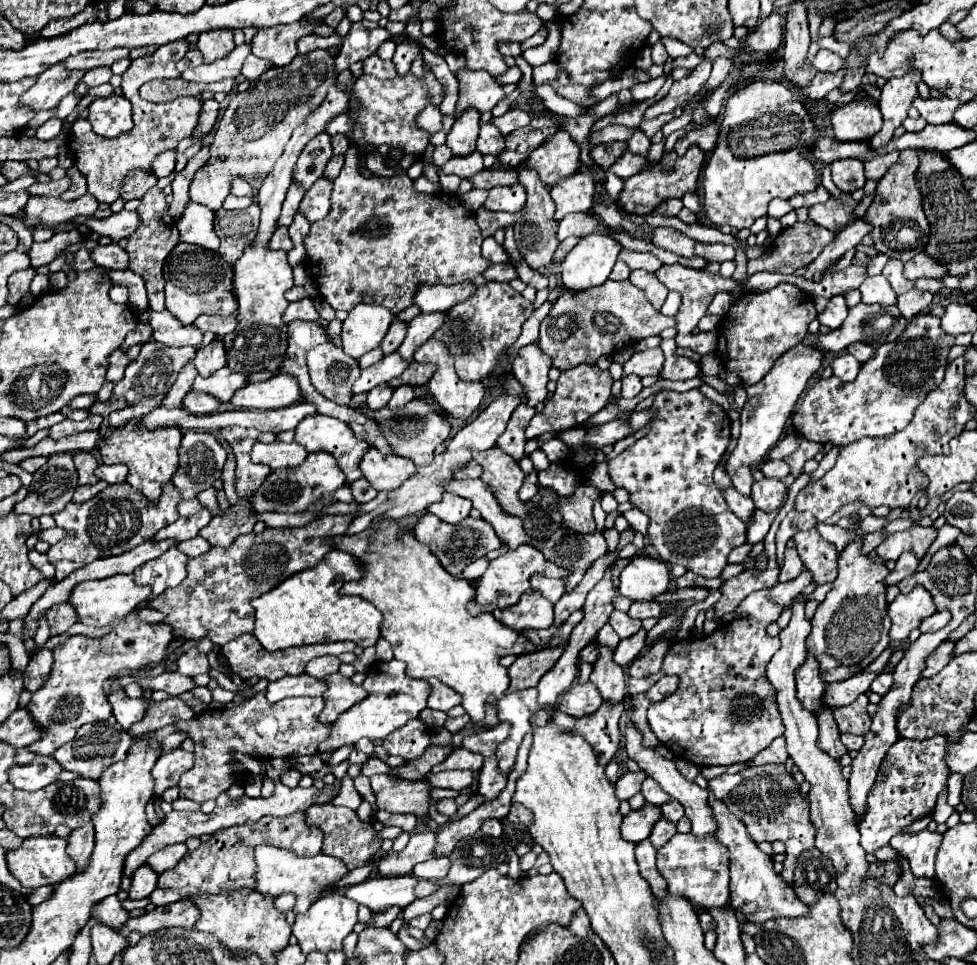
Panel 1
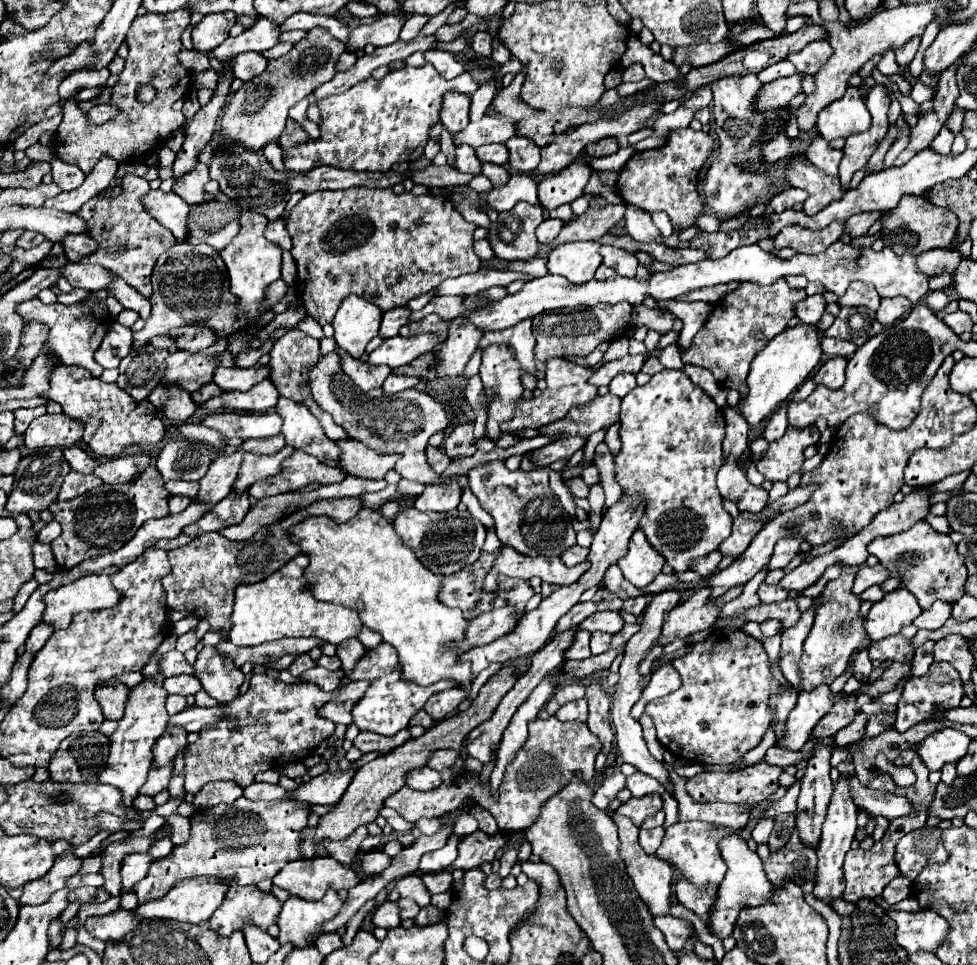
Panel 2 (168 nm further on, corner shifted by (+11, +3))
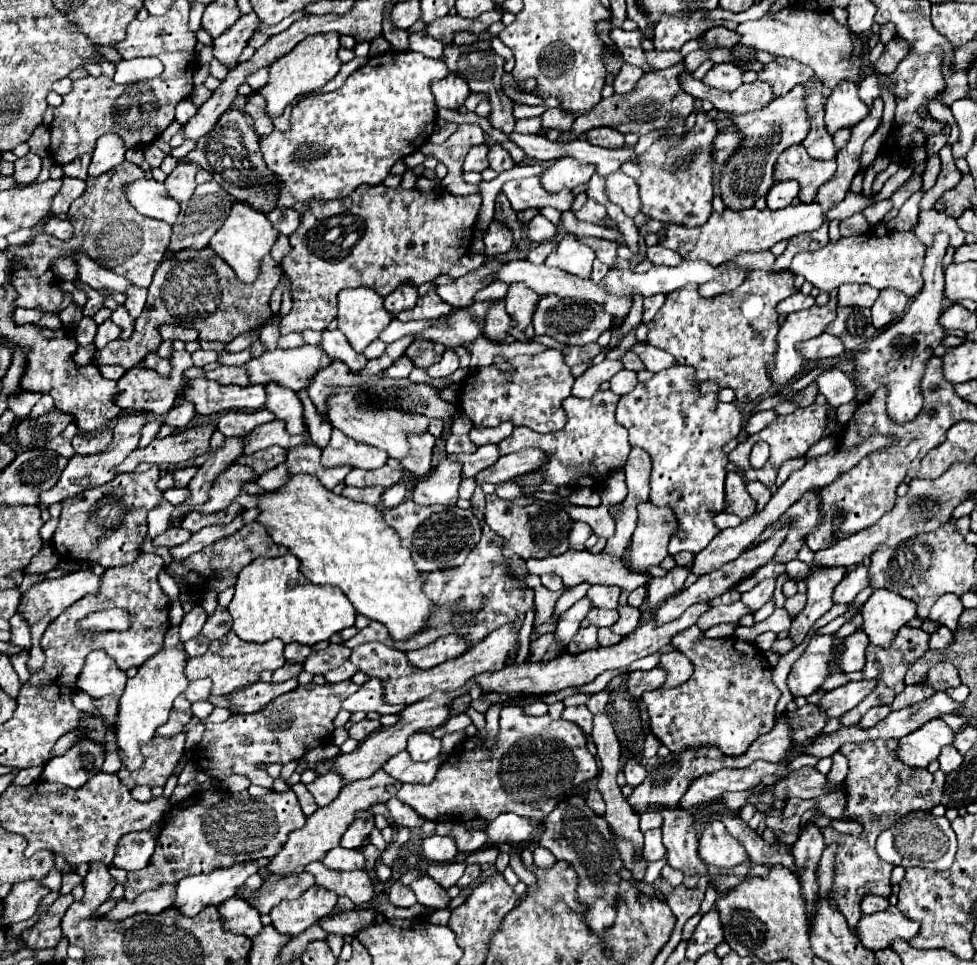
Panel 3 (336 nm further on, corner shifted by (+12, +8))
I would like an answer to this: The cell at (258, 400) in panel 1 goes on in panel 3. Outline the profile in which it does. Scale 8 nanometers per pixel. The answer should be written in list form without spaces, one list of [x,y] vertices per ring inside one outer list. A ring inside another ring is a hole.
[[[206,377],[192,379],[184,387],[184,399],[196,405],[200,415],[212,415],[228,409],[262,409],[268,395],[264,385],[220,385]],[[230,403],[252,403],[252,405],[230,405]]]

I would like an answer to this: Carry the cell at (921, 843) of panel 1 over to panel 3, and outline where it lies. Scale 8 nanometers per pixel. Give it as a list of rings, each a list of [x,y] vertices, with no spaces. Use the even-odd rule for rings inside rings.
[[[924,813],[922,817],[906,815],[894,827],[880,833],[880,837],[876,841],[876,851],[878,851],[880,859],[884,859],[892,865],[902,865],[904,869],[918,865],[918,867],[942,871],[954,863],[956,835],[946,817],[934,817],[932,813]]]

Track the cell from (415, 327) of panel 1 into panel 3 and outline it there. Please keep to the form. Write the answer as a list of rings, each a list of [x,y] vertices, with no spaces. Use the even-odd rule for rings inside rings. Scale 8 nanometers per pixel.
[[[486,261],[482,267],[478,267],[476,271],[448,283],[448,285],[440,285],[436,287],[436,293],[440,295],[440,299],[444,299],[444,303],[452,305],[452,307],[468,307],[474,303],[474,295],[476,291],[480,291],[484,287],[482,279],[490,273],[502,267],[502,261]]]

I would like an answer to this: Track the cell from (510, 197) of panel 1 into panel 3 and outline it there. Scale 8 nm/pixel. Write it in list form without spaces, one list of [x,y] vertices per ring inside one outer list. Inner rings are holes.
[[[538,177],[508,181],[508,183],[504,183],[502,191],[506,193],[506,197],[512,203],[512,209],[516,213],[530,209],[530,207],[536,207],[536,209],[554,207],[558,211],[568,211],[572,207],[572,201],[574,201],[574,195],[570,189],[564,189],[560,193],[544,191]]]

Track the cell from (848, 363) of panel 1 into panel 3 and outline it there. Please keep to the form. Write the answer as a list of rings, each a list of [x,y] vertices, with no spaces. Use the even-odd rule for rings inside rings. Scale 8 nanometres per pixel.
[[[838,367],[826,369],[822,375],[818,375],[816,385],[818,385],[818,393],[822,393],[832,407],[848,403],[856,395],[856,387],[852,379]]]

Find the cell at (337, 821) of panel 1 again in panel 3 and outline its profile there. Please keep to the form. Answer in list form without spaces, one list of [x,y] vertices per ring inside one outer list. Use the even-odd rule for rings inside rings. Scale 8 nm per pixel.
[[[356,819],[348,827],[348,831],[344,833],[340,845],[346,847],[346,849],[358,849],[358,847],[364,845],[364,841],[370,835],[372,829],[374,829],[374,819]]]

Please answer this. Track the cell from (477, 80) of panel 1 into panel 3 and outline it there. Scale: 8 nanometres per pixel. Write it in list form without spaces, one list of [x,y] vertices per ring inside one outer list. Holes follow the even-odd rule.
[[[424,33],[410,35],[410,49],[420,51],[422,55],[426,55],[430,59],[444,59],[444,45]]]

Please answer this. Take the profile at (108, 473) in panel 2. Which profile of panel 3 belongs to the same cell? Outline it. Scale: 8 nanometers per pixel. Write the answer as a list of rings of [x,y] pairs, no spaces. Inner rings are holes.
[[[200,425],[174,433],[164,439],[154,439],[148,447],[132,451],[120,465],[114,467],[114,473],[118,475],[132,473],[140,463],[154,463],[154,465],[188,463],[190,459],[204,455],[208,451],[208,443],[214,431],[216,431],[214,425]]]

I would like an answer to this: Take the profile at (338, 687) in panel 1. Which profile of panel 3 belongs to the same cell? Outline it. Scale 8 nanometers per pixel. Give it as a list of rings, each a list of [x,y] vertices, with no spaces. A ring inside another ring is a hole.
[[[368,679],[352,697],[344,699],[342,709],[356,713],[356,711],[376,711],[376,713],[400,713],[404,707],[392,707],[382,701],[382,685],[380,679]]]

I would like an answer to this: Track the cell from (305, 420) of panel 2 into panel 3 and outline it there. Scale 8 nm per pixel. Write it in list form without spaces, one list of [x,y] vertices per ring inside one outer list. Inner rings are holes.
[[[274,383],[266,385],[268,401],[266,409],[276,415],[276,419],[286,423],[286,431],[292,435],[306,435],[308,427],[302,419],[302,401],[294,391],[278,387]]]

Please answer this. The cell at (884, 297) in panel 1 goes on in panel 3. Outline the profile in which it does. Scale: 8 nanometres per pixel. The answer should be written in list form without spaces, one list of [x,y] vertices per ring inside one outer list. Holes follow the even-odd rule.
[[[844,283],[838,287],[838,305],[842,307],[872,307],[878,291],[860,283]]]

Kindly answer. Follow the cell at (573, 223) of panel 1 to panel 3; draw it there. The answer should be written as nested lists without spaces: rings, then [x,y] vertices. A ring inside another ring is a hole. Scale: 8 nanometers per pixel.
[[[536,215],[528,225],[526,225],[526,231],[528,231],[528,237],[534,241],[534,243],[546,243],[550,239],[556,237],[556,227],[554,223],[550,223],[544,215]]]

